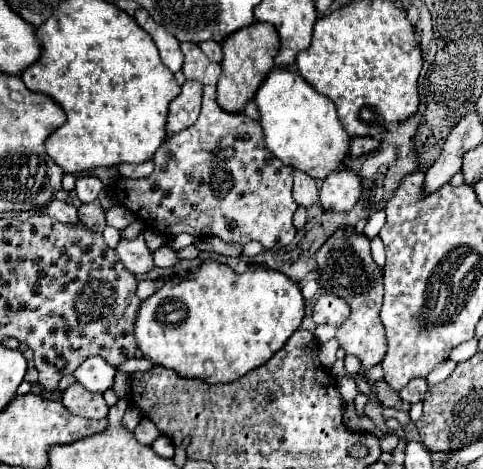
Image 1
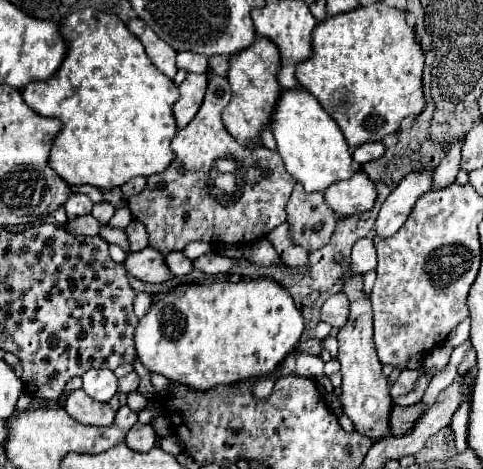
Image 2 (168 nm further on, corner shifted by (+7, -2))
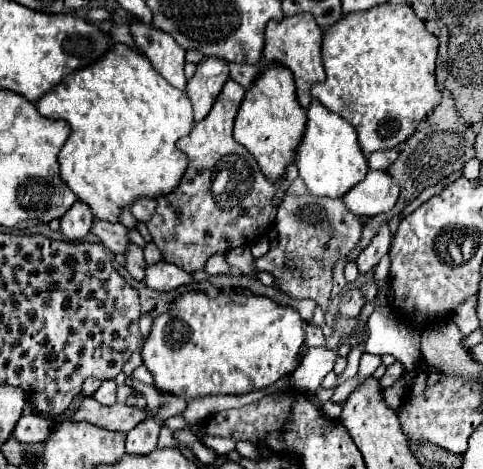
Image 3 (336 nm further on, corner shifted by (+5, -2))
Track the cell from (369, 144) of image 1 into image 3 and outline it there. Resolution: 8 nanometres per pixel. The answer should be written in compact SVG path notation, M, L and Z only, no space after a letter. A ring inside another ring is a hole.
M385 149L385 151L377 151L373 155L369 155L369 167L371 169L387 169L391 163L395 163L399 157L399 153L395 149Z

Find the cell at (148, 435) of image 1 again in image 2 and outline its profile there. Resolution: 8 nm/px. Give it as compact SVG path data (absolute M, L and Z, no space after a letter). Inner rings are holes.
M135 423L131 427L131 431L127 433L125 443L133 449L133 451L151 451L155 447L155 431L151 425L143 425L143 423Z

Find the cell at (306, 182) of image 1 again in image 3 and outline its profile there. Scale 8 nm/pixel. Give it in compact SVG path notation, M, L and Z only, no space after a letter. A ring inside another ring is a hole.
M291 183L283 203L277 209L275 227L279 243L269 249L269 253L255 259L255 267L271 273L275 277L273 287L281 293L293 299L313 299L319 303L323 313L327 313L333 287L333 265L359 245L363 221L359 215L353 215L341 199L315 197L303 183L299 189L295 189L295 185L297 183Z

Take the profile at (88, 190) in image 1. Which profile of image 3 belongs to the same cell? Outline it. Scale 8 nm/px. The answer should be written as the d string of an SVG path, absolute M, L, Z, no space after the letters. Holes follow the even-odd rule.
M75 201L75 205L61 217L61 233L67 241L81 241L93 225L91 209L83 205L81 201Z

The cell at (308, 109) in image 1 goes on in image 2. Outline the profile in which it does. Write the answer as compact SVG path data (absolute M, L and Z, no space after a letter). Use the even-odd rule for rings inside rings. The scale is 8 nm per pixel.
M303 87L283 89L279 99L275 101L269 127L277 141L277 151L285 163L289 175L293 175L307 191L325 191L331 183L349 179L355 171L351 153L353 149L347 145L341 129L325 113L321 103Z

